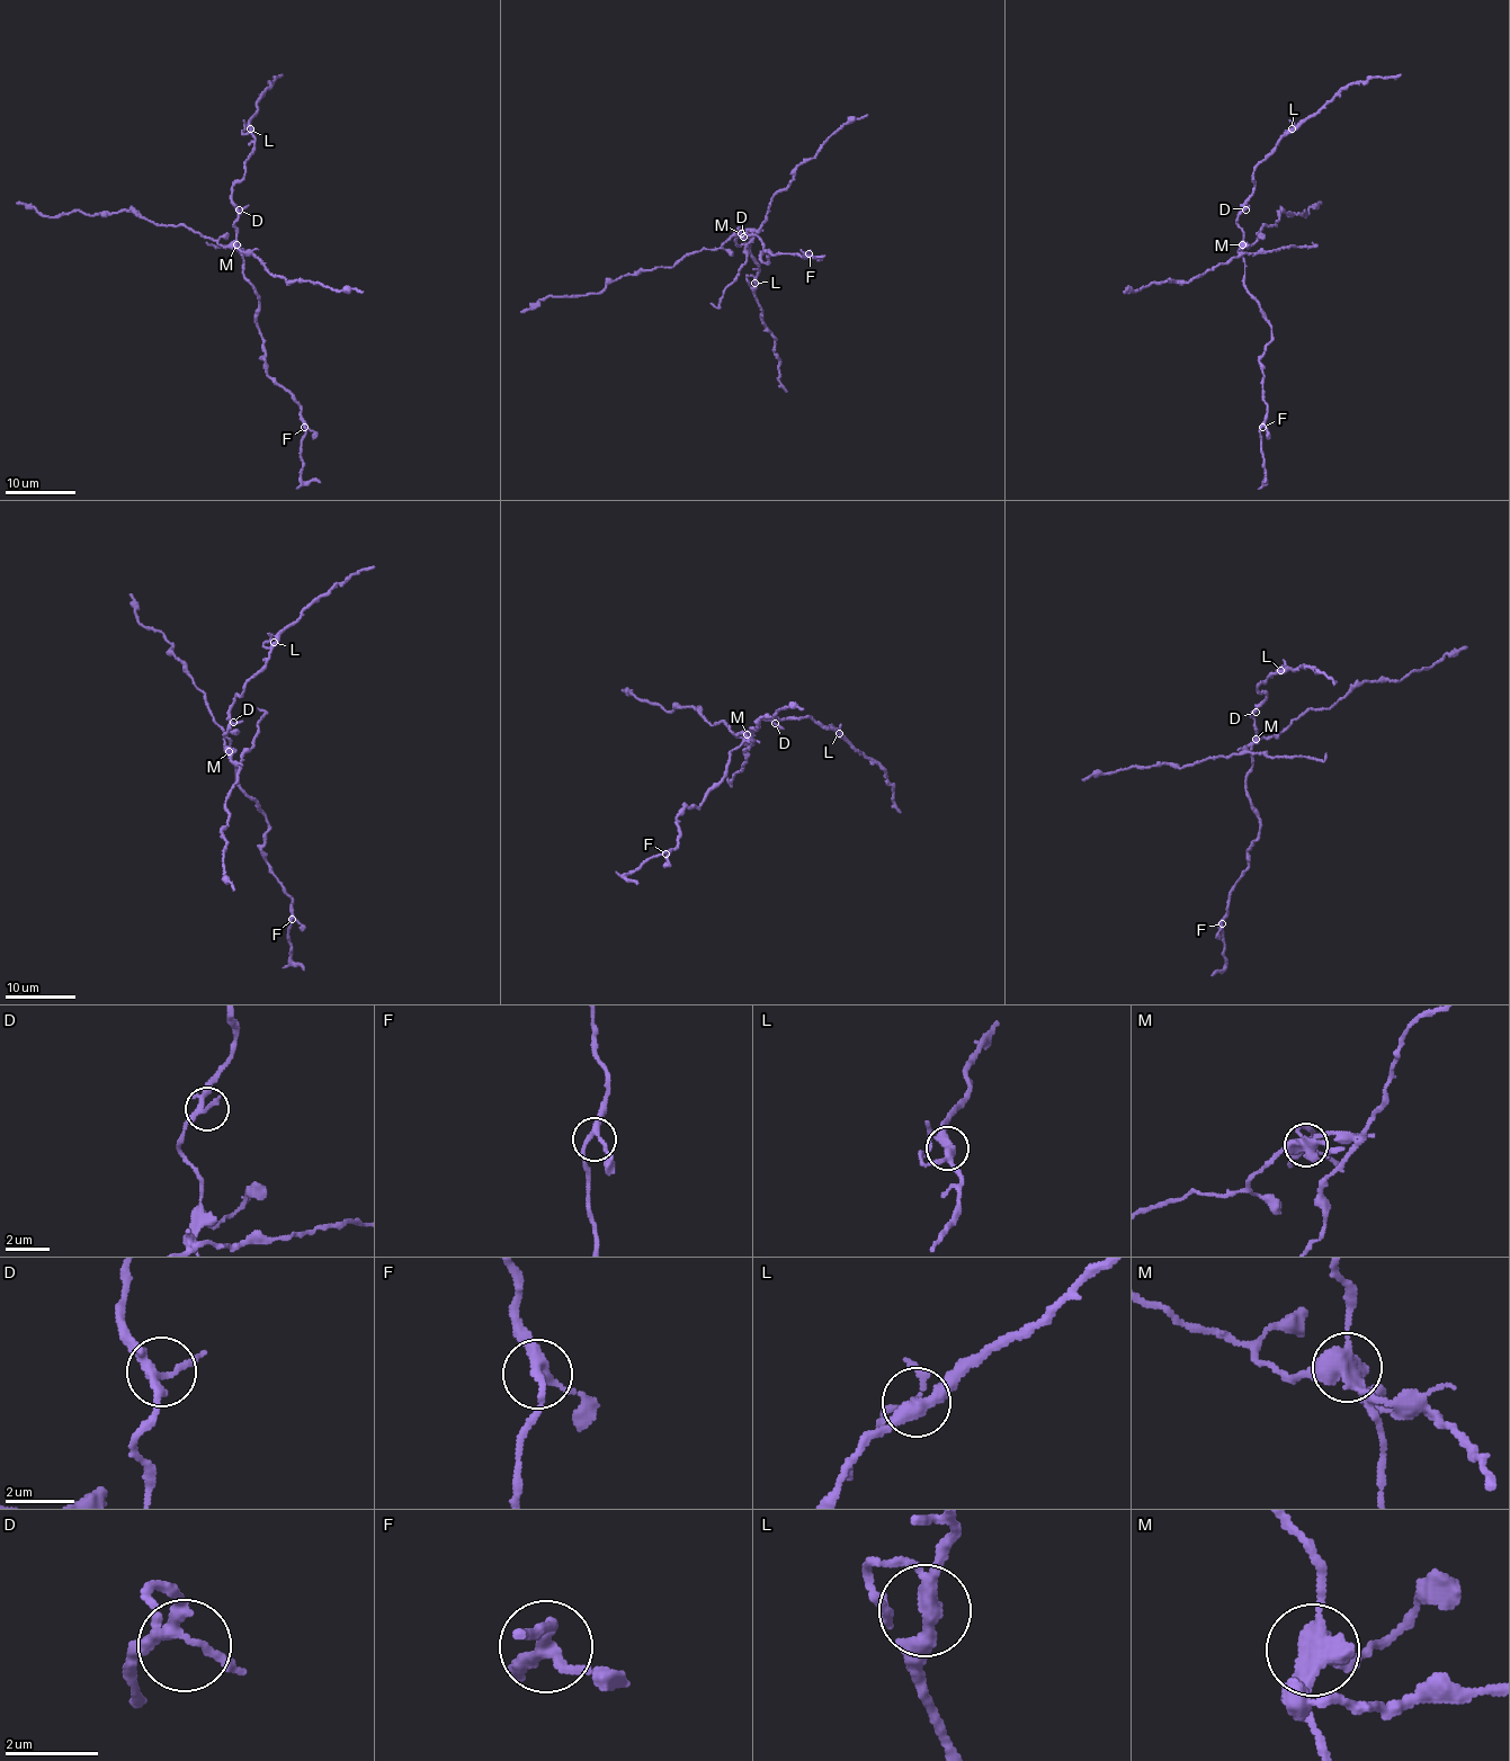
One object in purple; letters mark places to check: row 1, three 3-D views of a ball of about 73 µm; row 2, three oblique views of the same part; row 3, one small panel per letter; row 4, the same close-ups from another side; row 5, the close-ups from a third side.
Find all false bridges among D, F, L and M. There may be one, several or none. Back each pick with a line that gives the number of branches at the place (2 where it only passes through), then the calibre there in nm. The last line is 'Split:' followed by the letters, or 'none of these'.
M: 3 branches meet; 480 nm thick
Split: M

